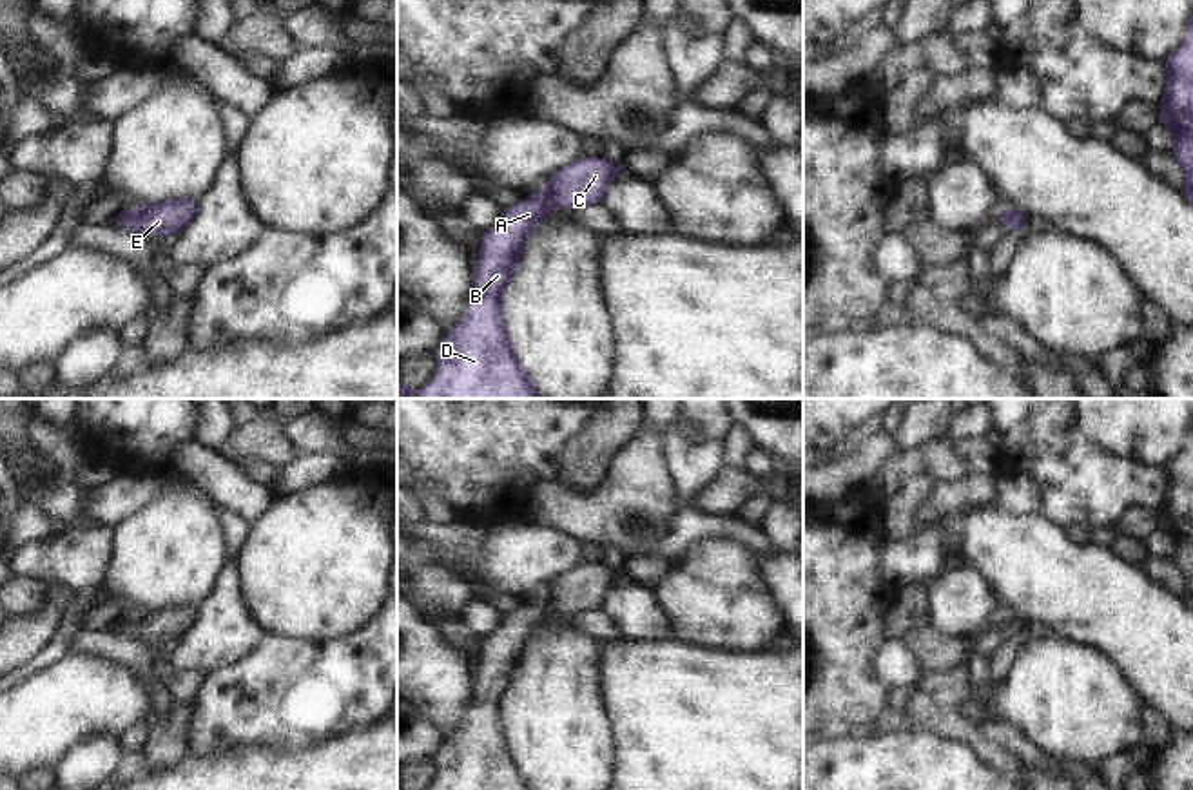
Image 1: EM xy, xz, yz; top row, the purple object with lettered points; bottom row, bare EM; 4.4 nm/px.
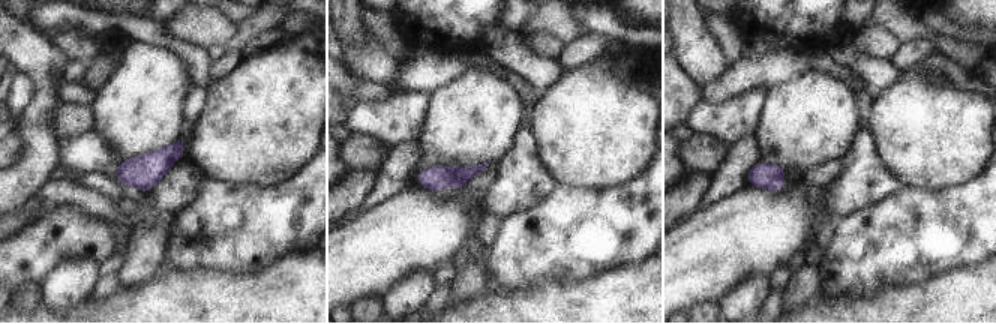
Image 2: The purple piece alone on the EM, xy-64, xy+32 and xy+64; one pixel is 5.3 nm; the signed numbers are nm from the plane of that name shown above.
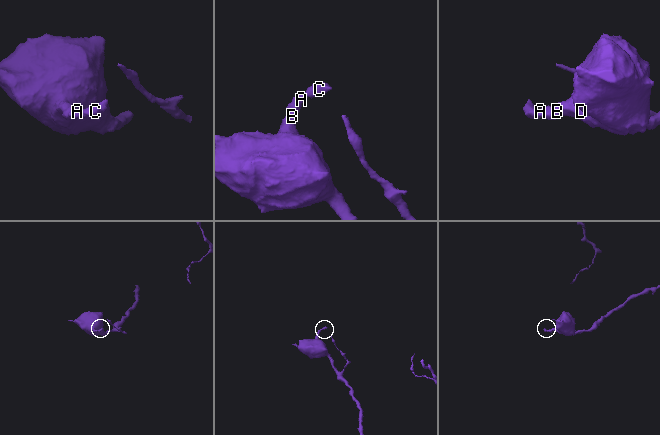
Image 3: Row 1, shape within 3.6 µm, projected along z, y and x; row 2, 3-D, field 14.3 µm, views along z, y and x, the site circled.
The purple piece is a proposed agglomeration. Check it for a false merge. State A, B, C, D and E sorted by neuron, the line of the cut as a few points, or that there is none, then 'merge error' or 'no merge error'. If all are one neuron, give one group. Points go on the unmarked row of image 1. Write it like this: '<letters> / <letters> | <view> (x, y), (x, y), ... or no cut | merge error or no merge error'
A B C D E | no cut | no merge error

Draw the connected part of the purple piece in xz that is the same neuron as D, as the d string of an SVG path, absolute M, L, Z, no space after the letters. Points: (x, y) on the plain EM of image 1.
M602 562L582 564L555 578L540 600L502 616L500 627L482 638L475 676L477 699L459 732L444 741L430 790L531 790L502 721L502 701L520 669L529 638L549 612L575 614L602 609L615 582L627 574Z

